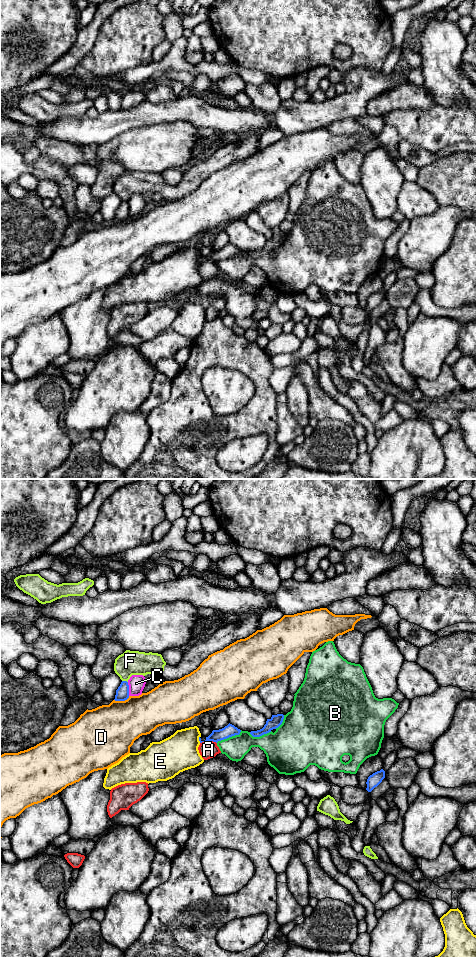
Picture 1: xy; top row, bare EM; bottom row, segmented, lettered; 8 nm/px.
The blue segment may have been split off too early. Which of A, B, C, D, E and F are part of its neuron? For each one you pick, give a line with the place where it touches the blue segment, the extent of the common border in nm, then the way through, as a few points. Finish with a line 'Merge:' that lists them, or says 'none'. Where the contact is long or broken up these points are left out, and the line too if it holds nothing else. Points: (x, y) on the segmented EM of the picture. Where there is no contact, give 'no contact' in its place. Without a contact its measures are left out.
Merge: none

